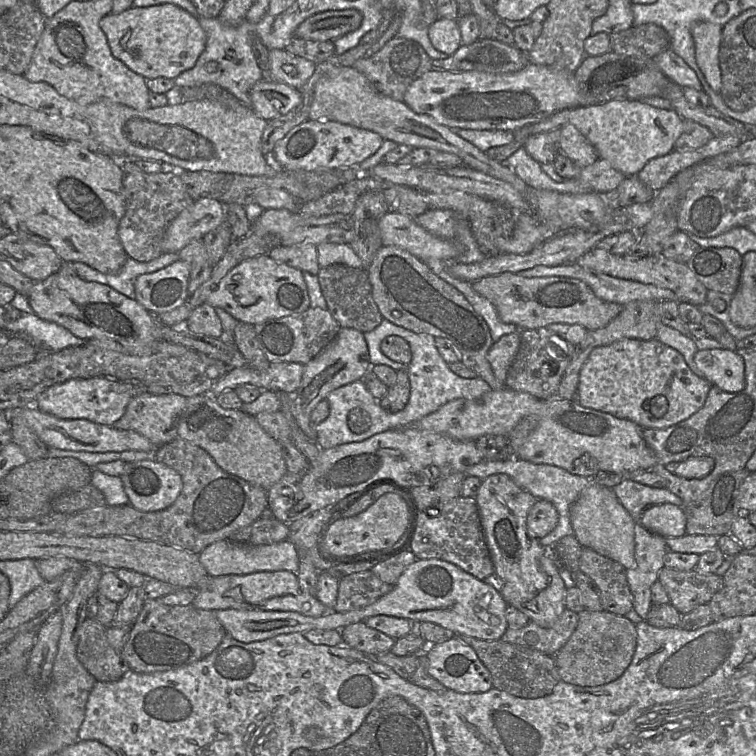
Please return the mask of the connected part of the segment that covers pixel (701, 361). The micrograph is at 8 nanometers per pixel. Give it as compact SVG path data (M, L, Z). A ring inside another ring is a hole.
M724 348L697 350L694 362L712 386L729 393L744 389L745 364L736 351Z

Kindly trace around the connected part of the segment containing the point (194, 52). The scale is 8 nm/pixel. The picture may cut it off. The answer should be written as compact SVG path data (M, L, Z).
M160 4L148 7L131 7L120 14L108 14L100 20L111 52L128 68L146 80L155 78L176 79L181 73L192 69L206 47L207 35L197 18L174 4Z

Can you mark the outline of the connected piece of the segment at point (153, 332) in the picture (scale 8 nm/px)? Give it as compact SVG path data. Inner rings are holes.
M55 272L45 280L33 282L27 299L37 316L65 327L84 341L111 339L125 347L134 347L160 339L163 324L136 299L78 275Z

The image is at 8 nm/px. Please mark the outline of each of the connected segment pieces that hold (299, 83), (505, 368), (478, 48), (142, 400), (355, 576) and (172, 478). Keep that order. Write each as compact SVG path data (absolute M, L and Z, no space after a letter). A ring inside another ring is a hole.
M285 49L269 50L270 78L298 90L308 82L316 64Z
M520 332L502 336L488 351L487 359L496 379L505 383L521 343Z
M479 38L472 44L461 45L457 51L445 59L433 61L434 69L451 72L479 71L490 74L514 73L531 64L528 54L514 44L507 45L494 38Z
M142 391L130 400L125 413L113 426L121 430L135 431L159 447L178 437L179 422L186 404L187 398L179 394Z
M371 570L353 573L339 580L337 600L332 610L348 612L373 604L393 589Z
M156 460L126 463L121 479L129 504L143 512L170 507L183 488L180 474Z

